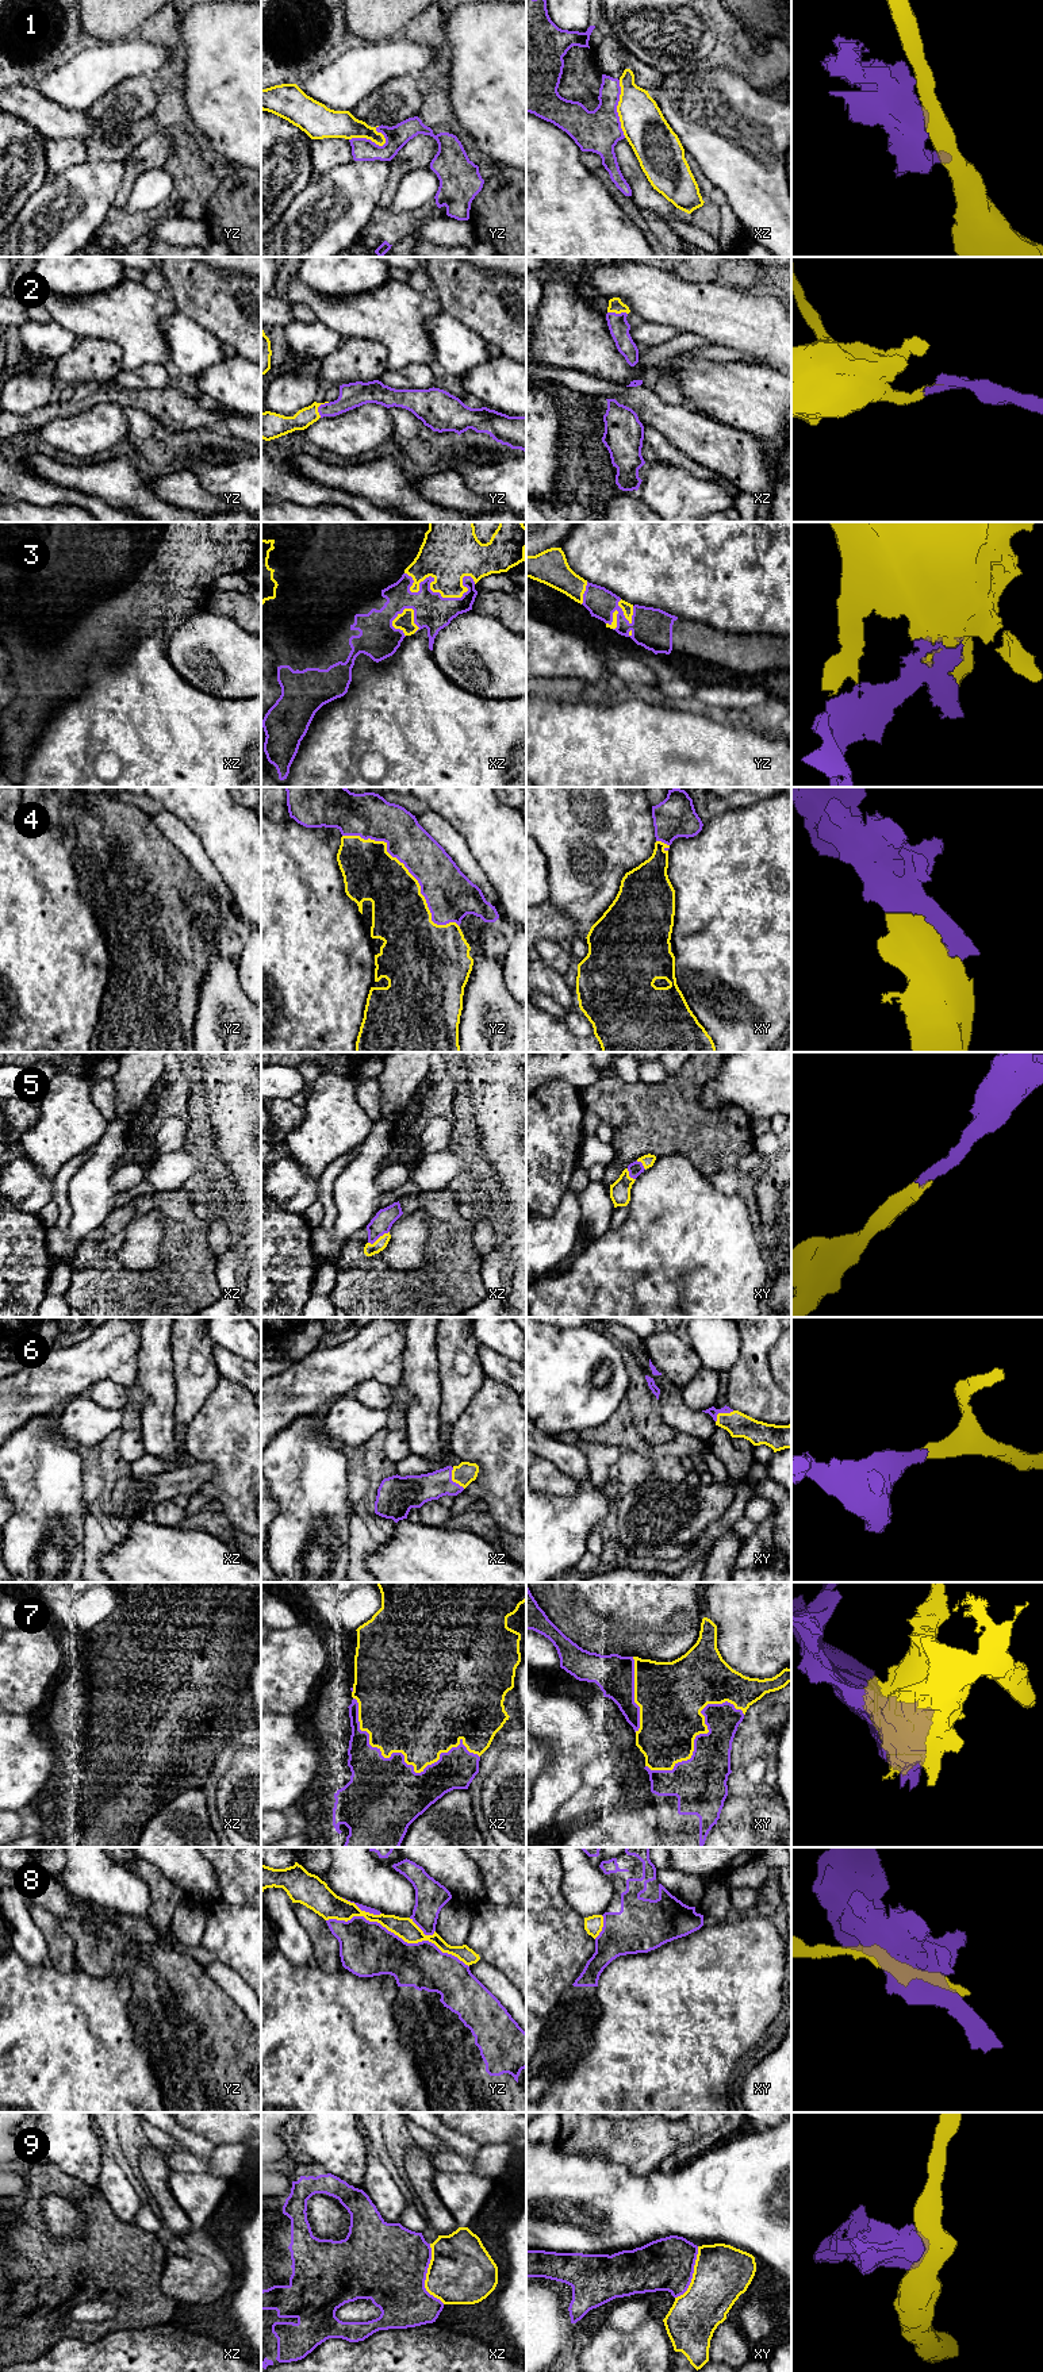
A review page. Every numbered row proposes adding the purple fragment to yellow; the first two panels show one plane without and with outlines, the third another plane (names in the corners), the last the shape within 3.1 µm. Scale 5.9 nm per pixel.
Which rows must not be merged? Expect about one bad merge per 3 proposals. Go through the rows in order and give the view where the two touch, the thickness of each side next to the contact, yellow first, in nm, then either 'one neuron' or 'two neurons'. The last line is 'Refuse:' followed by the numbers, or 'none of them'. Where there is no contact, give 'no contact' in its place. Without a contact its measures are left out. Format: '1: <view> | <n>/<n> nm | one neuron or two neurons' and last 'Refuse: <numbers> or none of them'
1: xz | 260/260 nm | two neurons
2: yz | 120/150 nm | one neuron
3: xz | 340/200 nm | one neuron
4: yz | 340/280 nm | one neuron
5: xz | 70/120 nm | one neuron
6: xz | 130/190 nm | one neuron
7: xz | 480/440 nm | one neuron
8: yz | 120/320 nm | two neurons
9: xz | 380/480 nm | two neurons
Refuse: 1, 8, 9

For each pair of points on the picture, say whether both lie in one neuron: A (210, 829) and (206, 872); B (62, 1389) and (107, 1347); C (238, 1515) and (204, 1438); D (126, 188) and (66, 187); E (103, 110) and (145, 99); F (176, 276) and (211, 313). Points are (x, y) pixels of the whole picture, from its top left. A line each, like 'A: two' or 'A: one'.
A: two
B: one
C: one
D: two
E: one
F: one

